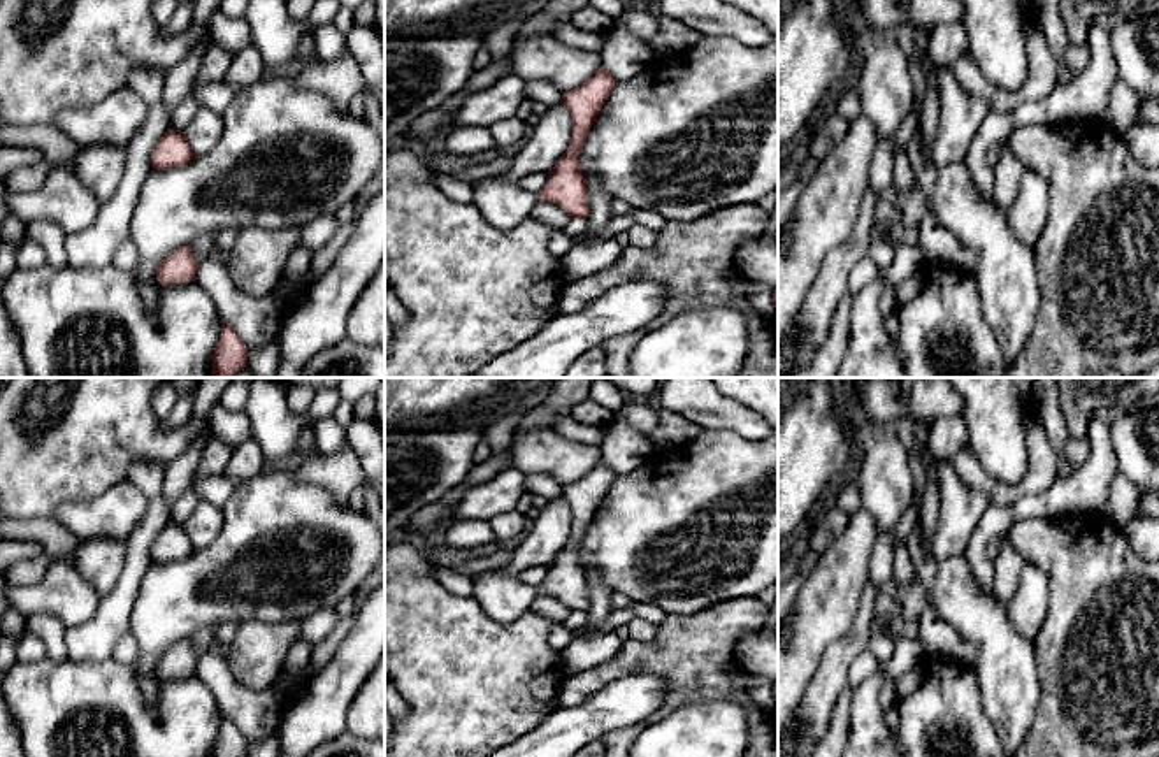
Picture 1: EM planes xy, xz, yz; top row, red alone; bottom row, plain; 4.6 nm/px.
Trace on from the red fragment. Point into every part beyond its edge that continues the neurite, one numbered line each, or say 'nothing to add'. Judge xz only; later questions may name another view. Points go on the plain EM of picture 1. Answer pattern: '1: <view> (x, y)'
1: xz (504, 598)

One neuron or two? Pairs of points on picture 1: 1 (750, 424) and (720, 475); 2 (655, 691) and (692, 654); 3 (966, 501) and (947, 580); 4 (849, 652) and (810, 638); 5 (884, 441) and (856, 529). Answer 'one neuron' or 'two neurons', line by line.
1: two neurons
2: two neurons
3: two neurons
4: two neurons
5: two neurons

